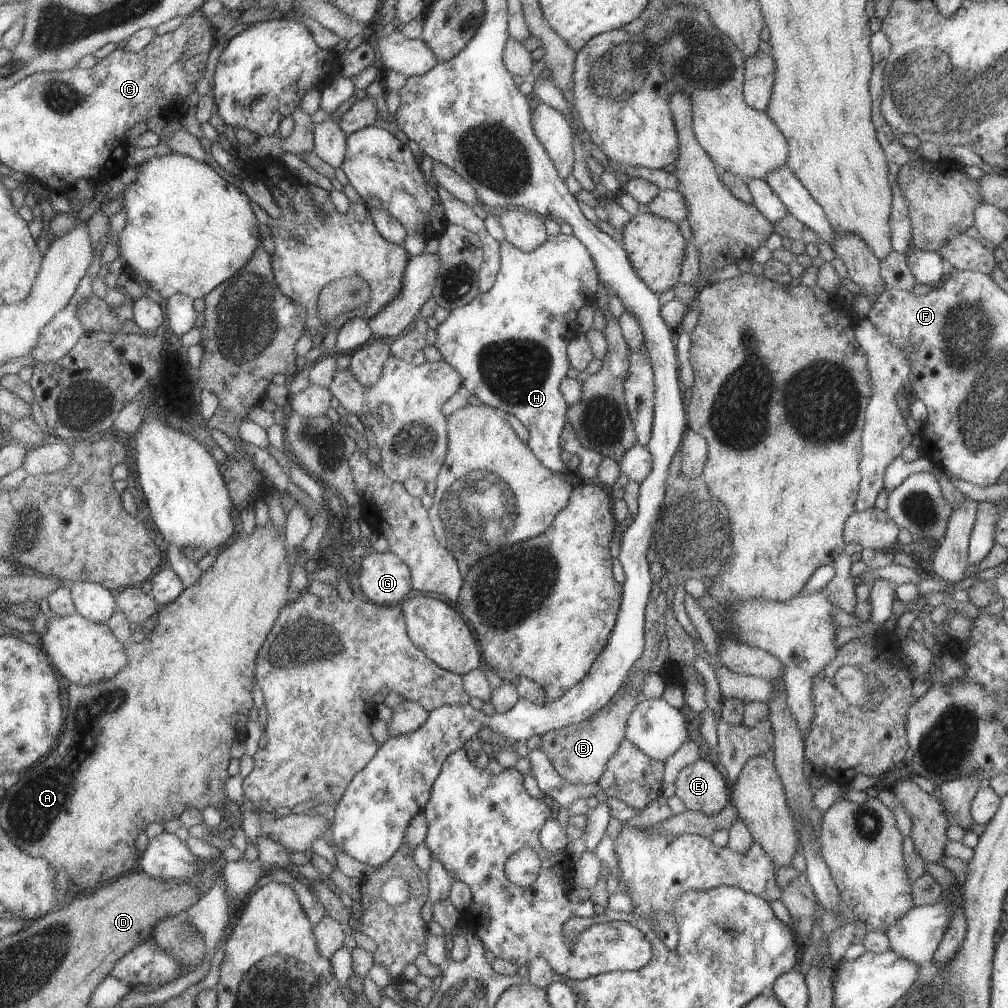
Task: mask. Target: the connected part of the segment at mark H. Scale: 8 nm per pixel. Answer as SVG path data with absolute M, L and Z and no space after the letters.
M559 233L548 236L529 252L520 251L507 239L498 242L499 268L489 290L479 292L466 305L449 310L447 318L435 329L433 346L441 358L453 367L460 378L460 386L481 403L494 408L501 415L512 414L528 432L527 446L536 459L551 472L565 477L569 472L559 458L559 437L566 422L565 402L560 391L561 379L570 364L566 348L576 328L571 316L580 307L590 305L600 282L588 250L575 236Z

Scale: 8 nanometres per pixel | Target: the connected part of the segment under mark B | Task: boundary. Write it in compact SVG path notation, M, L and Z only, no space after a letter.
M633 672L625 679L624 691L616 692L600 709L588 719L565 725L563 728L551 729L542 734L539 749L552 764L554 771L570 785L590 785L597 783L603 774L609 757L626 738L625 727L633 707L641 701L639 692L643 686L645 672Z

